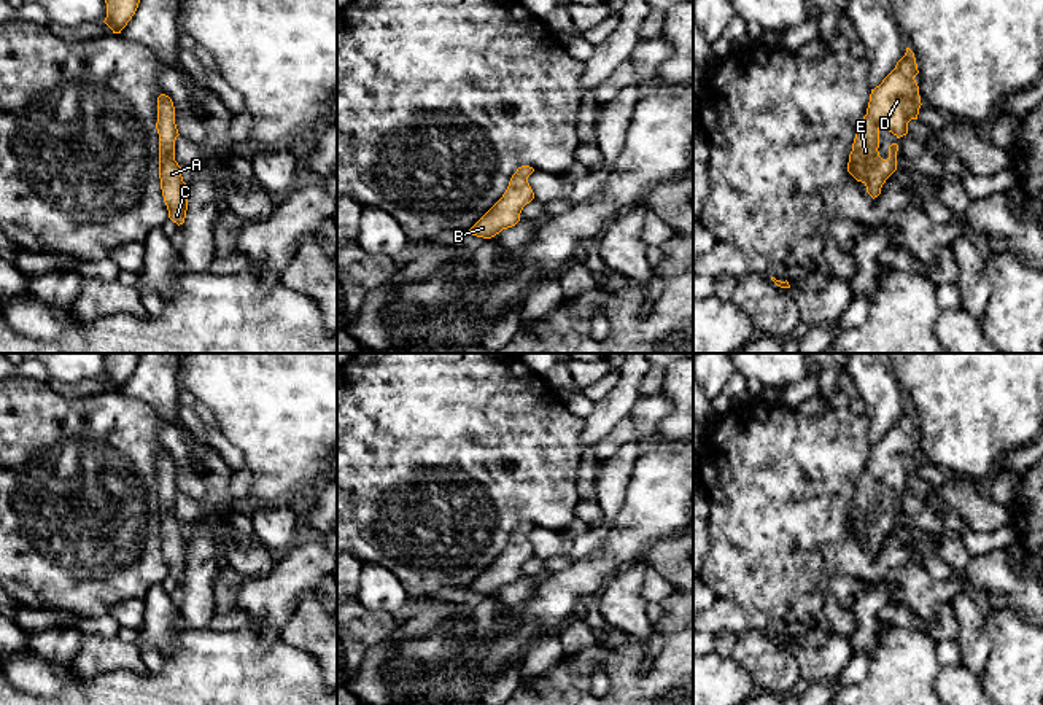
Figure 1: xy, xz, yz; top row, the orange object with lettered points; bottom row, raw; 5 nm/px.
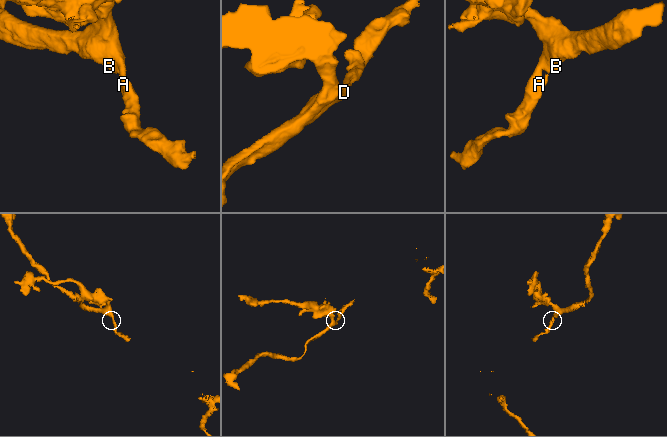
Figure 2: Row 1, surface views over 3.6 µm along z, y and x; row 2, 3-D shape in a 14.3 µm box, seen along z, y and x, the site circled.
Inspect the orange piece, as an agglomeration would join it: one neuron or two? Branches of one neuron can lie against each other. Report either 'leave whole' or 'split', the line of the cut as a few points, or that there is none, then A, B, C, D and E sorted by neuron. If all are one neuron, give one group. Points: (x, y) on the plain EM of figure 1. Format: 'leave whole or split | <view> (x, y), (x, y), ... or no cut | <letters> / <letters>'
leave whole | no cut | A B C D E

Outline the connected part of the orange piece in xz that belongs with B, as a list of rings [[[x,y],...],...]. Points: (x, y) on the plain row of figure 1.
[[[522,522],[512,532],[502,554],[467,587],[472,592],[491,595],[502,586],[520,578],[520,570],[534,555],[528,533],[534,528],[529,522]]]

